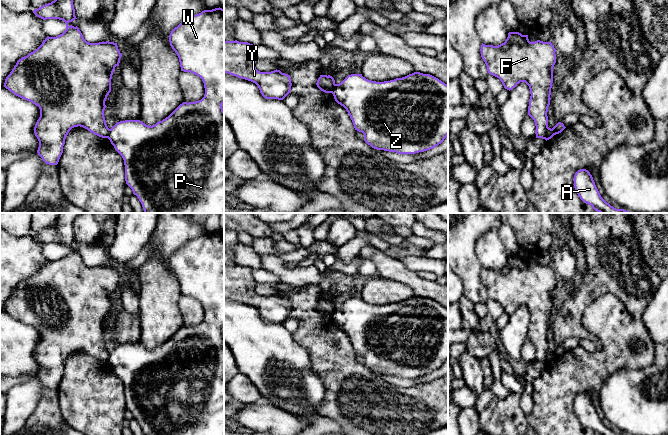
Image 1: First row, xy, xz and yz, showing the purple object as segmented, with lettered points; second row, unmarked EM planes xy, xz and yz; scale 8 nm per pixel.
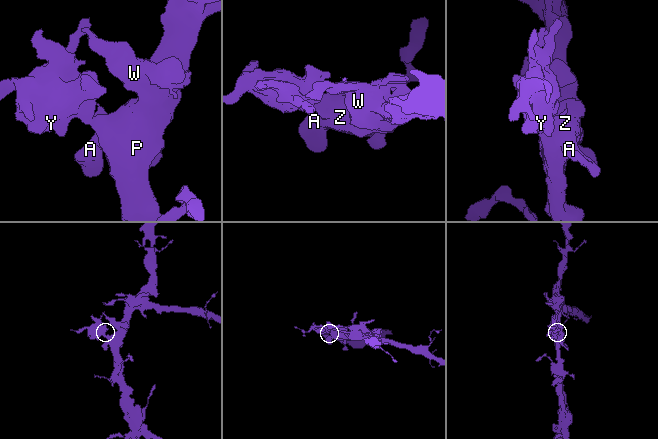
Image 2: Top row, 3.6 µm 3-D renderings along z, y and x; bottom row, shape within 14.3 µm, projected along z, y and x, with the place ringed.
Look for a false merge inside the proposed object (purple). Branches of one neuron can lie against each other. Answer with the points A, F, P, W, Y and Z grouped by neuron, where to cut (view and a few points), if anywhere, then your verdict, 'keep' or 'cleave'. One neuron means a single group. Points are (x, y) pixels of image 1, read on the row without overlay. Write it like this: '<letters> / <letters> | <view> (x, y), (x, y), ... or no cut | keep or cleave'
A P W Z / F Y | yz (552, 353), (546, 364) | cleave

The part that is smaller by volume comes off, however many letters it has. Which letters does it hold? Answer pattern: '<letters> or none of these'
F, Y

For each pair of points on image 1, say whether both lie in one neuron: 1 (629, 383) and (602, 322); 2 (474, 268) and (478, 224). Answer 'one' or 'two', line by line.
1: two
2: one

